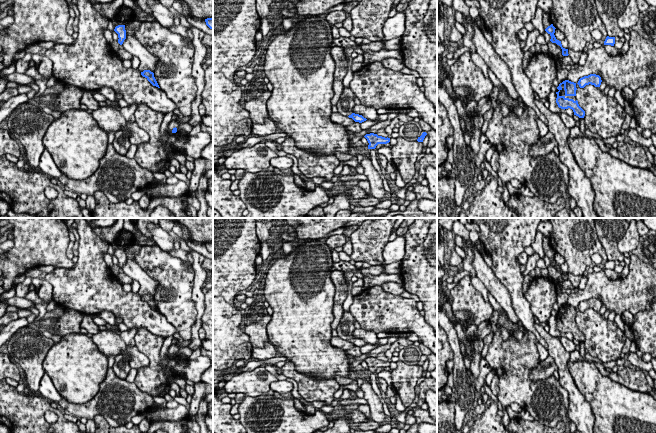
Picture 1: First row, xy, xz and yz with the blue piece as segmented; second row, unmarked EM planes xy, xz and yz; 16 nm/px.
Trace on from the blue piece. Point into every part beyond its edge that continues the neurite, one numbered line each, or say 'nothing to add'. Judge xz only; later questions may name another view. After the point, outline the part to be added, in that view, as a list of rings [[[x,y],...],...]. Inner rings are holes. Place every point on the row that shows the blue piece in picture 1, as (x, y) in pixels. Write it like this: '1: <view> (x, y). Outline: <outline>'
1: xz (345, 105). Outline: [[[344,87],[341,97],[337,103],[338,112],[344,116],[349,116],[353,113],[355,94],[350,87]]]

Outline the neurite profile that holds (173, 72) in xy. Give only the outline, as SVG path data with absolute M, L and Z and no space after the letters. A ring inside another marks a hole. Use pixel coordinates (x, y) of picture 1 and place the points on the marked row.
M142 21L135 37L158 58L153 73L160 89L177 105L183 117L190 116L198 90L192 76L195 52L192 40L189 43L157 21Z

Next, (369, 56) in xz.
M382 49L380 51L363 50L364 63L370 64L377 61L382 61L387 58L395 58L402 60L402 53L400 50L387 50Z

